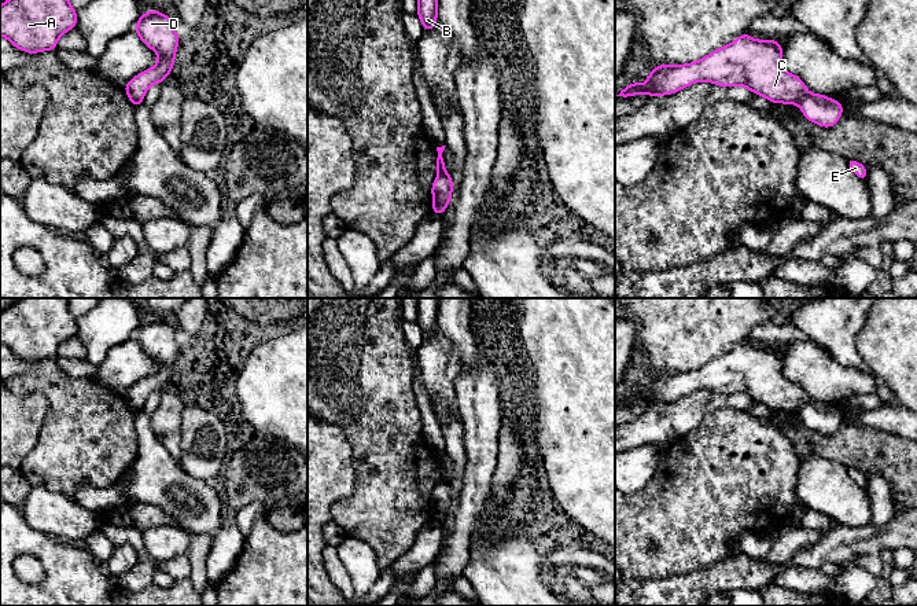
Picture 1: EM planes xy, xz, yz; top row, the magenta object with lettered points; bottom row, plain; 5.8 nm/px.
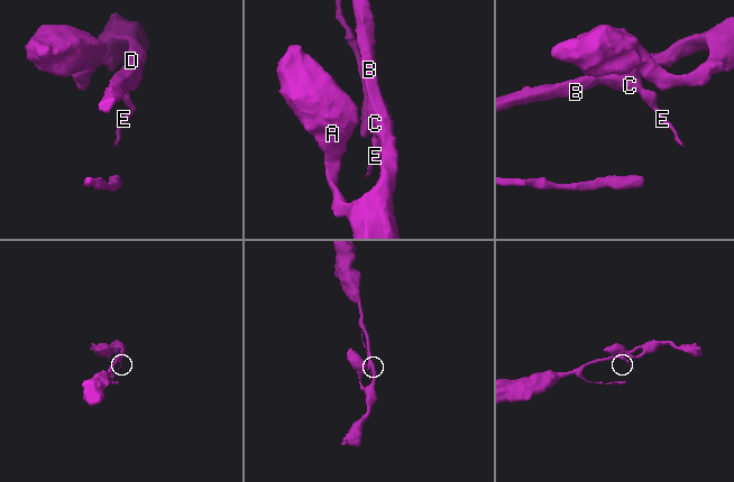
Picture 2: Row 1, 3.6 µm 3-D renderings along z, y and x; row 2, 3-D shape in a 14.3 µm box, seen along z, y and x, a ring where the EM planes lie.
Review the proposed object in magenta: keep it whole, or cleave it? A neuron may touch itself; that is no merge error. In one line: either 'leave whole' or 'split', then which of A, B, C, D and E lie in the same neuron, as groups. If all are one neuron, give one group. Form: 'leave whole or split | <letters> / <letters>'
split | A B C D / E

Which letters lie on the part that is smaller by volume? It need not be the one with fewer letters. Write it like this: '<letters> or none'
E

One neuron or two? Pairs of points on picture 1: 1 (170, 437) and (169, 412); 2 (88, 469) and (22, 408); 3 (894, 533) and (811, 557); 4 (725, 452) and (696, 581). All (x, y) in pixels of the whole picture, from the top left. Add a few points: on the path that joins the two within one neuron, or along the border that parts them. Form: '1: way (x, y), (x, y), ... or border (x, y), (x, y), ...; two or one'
1: way (169, 432), (169, 418); one
2: border (41, 393), (47, 415), (26, 455); two
3: way (873, 540), (860, 542), (849, 547), (832, 547); one
4: border (726, 554), (704, 566), (667, 577); two

